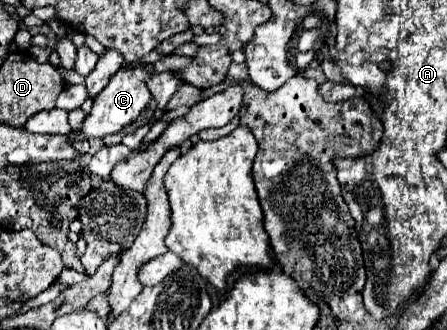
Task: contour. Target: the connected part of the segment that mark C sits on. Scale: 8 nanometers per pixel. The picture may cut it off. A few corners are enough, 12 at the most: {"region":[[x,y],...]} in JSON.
{"region":[[151,63],[119,69],[93,99],[81,137],[121,131],[153,99]]}

